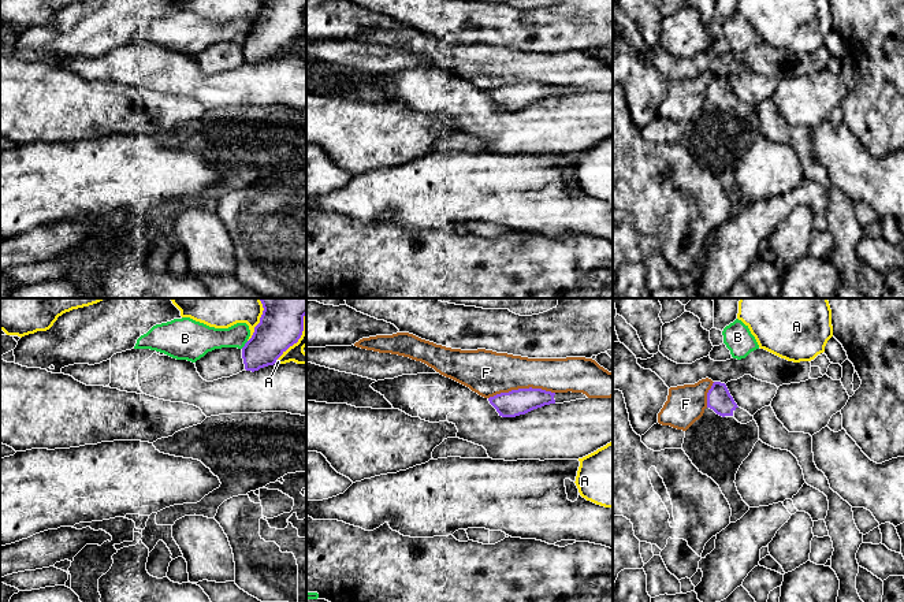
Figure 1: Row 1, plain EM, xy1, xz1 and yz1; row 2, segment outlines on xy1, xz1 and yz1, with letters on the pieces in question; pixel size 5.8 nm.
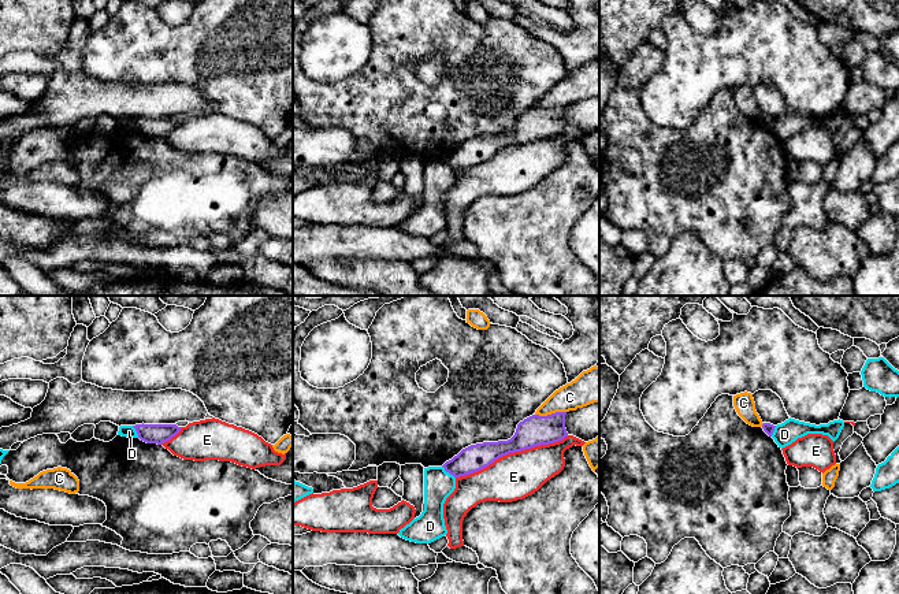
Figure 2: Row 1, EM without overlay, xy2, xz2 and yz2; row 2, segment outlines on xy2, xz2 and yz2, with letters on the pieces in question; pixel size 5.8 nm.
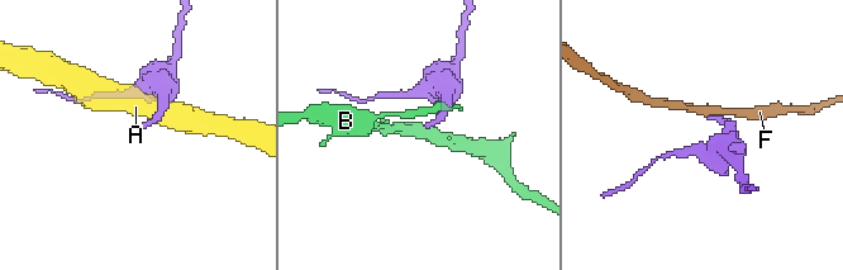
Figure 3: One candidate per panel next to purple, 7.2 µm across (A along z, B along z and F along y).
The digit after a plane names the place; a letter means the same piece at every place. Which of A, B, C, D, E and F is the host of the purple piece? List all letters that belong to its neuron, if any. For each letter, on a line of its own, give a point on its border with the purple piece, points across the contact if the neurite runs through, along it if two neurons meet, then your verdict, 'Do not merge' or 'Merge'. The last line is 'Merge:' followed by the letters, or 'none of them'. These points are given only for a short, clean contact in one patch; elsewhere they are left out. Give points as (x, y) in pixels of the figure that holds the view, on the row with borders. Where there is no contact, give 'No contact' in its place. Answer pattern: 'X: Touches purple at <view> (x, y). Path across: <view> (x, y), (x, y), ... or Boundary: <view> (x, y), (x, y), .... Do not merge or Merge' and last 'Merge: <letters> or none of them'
A: Touches purple at xy1 (298, 338). Do not merge
B: Touches purple at xy1 (245, 345). Boundary: xy1 (248, 341), (241, 348). Do not merge
C: Touches purple at xz2 (552, 414). Do not merge
D: Touches purple at xz2 (448, 471). Boundary: xz2 (442, 466), (454, 478). Do not merge
E: Touches purple at xz2 (512, 452). Do not merge
F: Touches purple at xz1 (521, 389). Boundary: xz1 (554, 391), (519, 387), (497, 393), (488, 398). Do not merge
Merge: none of them

